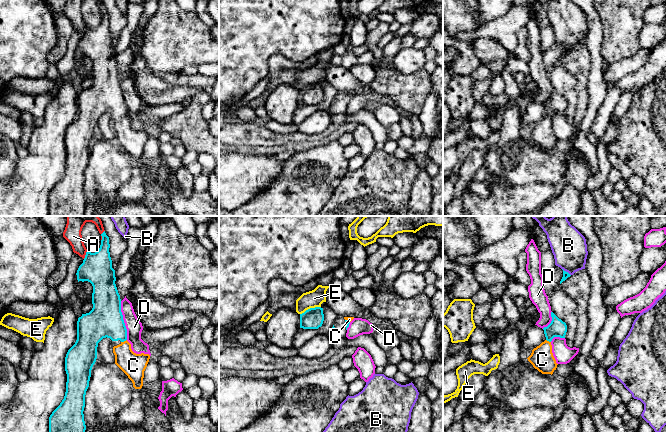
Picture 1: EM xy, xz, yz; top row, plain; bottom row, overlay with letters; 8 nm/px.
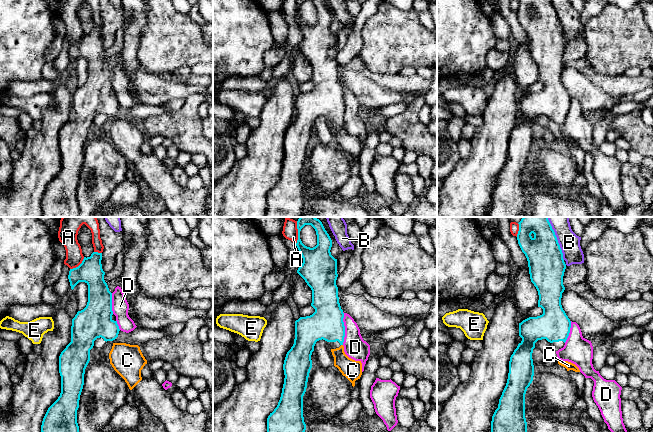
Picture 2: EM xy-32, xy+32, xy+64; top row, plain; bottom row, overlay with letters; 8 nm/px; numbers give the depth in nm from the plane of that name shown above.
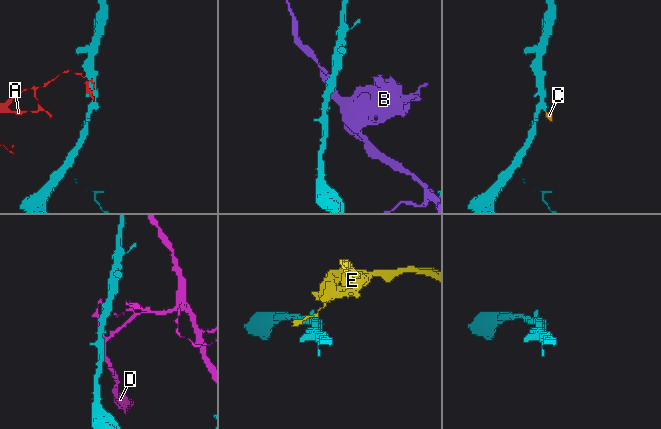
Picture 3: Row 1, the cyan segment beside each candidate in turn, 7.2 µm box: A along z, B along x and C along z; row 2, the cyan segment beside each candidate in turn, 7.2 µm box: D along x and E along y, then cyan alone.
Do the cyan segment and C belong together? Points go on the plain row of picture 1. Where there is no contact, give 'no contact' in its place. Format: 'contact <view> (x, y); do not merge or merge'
contact xy (123, 117); merge

